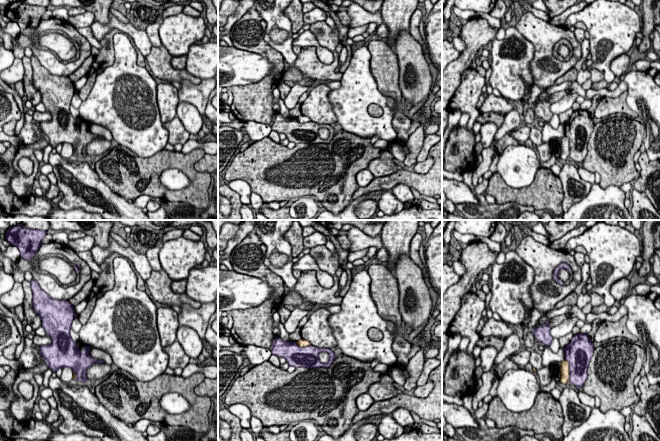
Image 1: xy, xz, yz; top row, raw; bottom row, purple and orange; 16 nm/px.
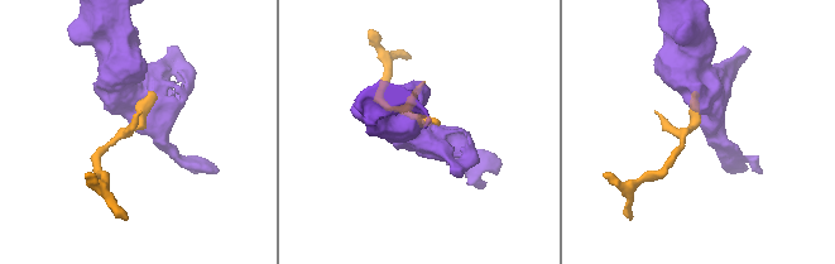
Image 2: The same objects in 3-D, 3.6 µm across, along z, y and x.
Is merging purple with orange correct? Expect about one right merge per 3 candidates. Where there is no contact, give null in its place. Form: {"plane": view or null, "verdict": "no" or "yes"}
{"plane": "yz", "verdict": "yes"}

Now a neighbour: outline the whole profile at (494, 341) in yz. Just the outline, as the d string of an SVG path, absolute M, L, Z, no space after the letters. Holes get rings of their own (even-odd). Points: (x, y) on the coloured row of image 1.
M497 336L480 337L476 345L481 349L487 346L492 346L496 348L499 353L504 346L505 340L506 339Z

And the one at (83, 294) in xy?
M90 279L75 296L68 300L73 307L84 300L88 300L94 282L95 281L93 279Z

